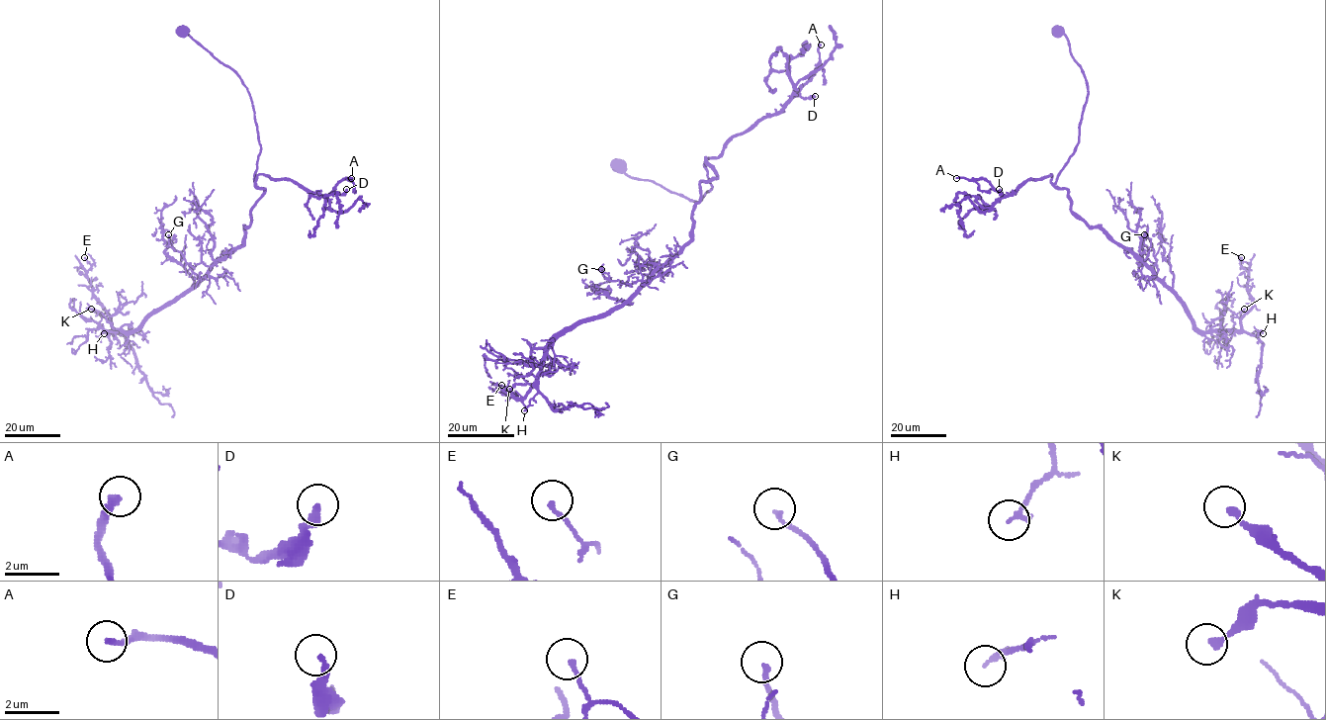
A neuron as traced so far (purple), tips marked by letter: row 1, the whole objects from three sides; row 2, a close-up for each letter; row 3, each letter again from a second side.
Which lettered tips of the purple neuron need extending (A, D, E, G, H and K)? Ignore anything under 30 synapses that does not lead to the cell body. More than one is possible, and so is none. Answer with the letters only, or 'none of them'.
A

